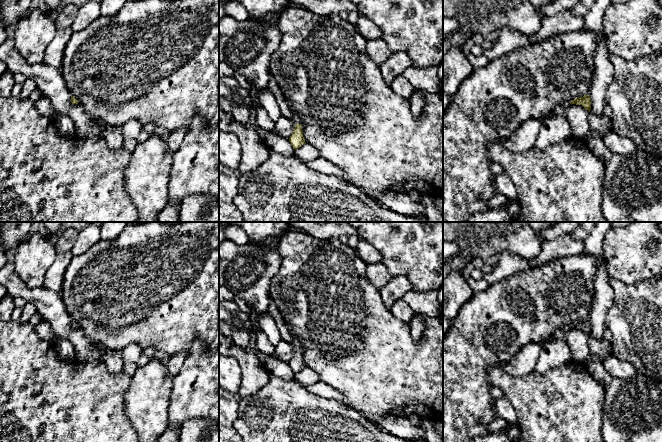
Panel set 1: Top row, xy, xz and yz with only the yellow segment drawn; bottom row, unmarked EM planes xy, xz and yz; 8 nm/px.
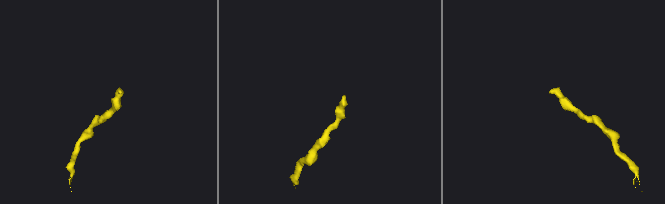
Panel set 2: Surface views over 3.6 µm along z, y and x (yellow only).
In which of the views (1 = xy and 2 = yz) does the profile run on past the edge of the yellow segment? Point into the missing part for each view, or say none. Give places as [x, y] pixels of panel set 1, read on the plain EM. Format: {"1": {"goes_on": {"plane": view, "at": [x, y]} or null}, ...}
{"1": {"goes_on": null}, "2": {"goes_on": null}}

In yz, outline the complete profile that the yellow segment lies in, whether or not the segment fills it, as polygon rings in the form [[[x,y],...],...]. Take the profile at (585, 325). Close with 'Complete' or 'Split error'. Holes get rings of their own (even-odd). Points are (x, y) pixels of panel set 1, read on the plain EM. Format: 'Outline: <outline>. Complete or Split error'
Outline: [[[584,319],[580,322],[575,322],[570,326],[570,328],[582,329],[589,336],[591,334],[591,323],[589,319]]]. Complete

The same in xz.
Outline: [[[293,340],[293,345],[295,346],[296,350],[292,359],[289,362],[289,365],[294,374],[300,372],[303,368],[305,368],[305,363],[303,361],[303,354],[300,348],[300,342],[298,340]]]. Split error

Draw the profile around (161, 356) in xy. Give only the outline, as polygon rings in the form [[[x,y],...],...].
[[[156,350],[156,352],[154,354],[154,359],[157,359],[161,363],[163,363],[164,365],[167,365],[167,363],[170,360],[170,357],[171,356],[169,356],[167,353],[160,351],[160,350]]]

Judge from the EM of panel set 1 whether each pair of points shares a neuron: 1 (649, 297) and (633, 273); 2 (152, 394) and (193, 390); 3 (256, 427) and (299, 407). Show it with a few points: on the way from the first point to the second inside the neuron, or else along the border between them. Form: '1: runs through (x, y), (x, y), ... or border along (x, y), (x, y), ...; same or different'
1: border along (651, 276), (632, 283), (623, 283), (615, 280); different
2: border along (173, 377), (167, 415); different
3: runs through (267, 417), (277, 407), (288, 407); same

